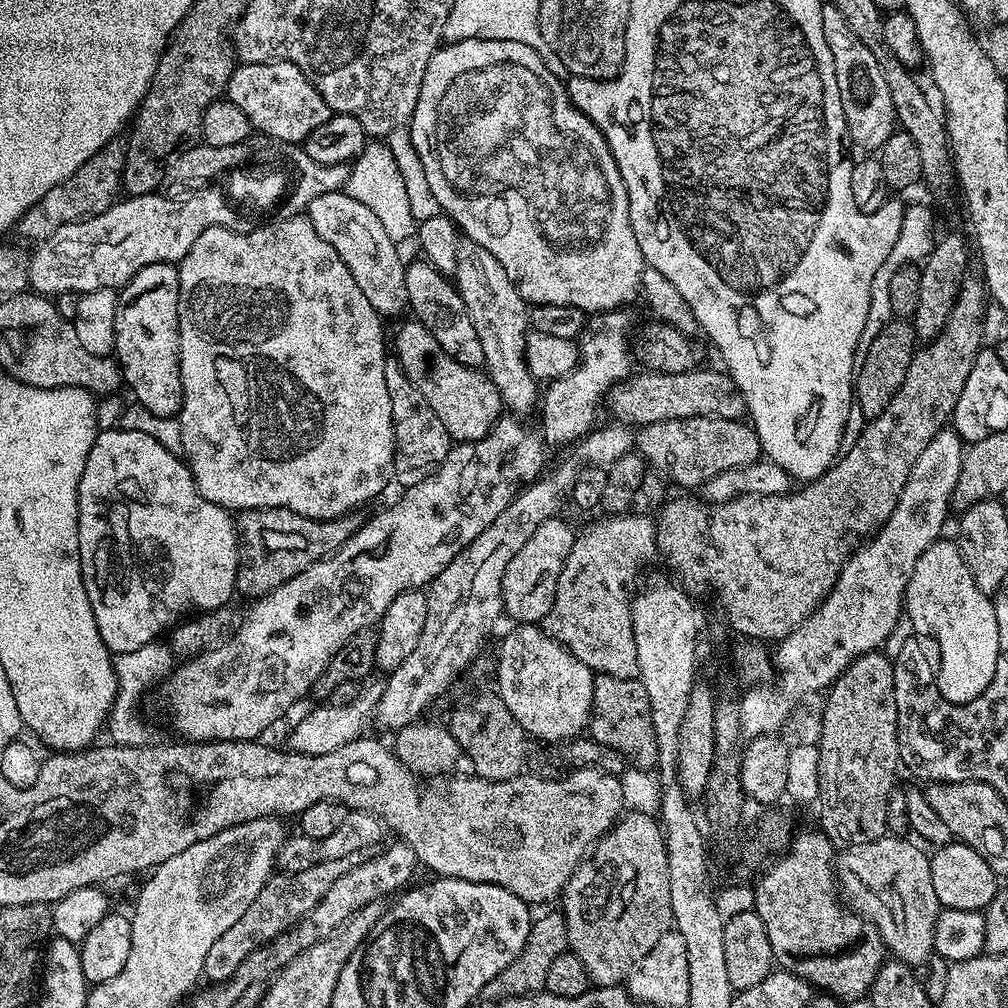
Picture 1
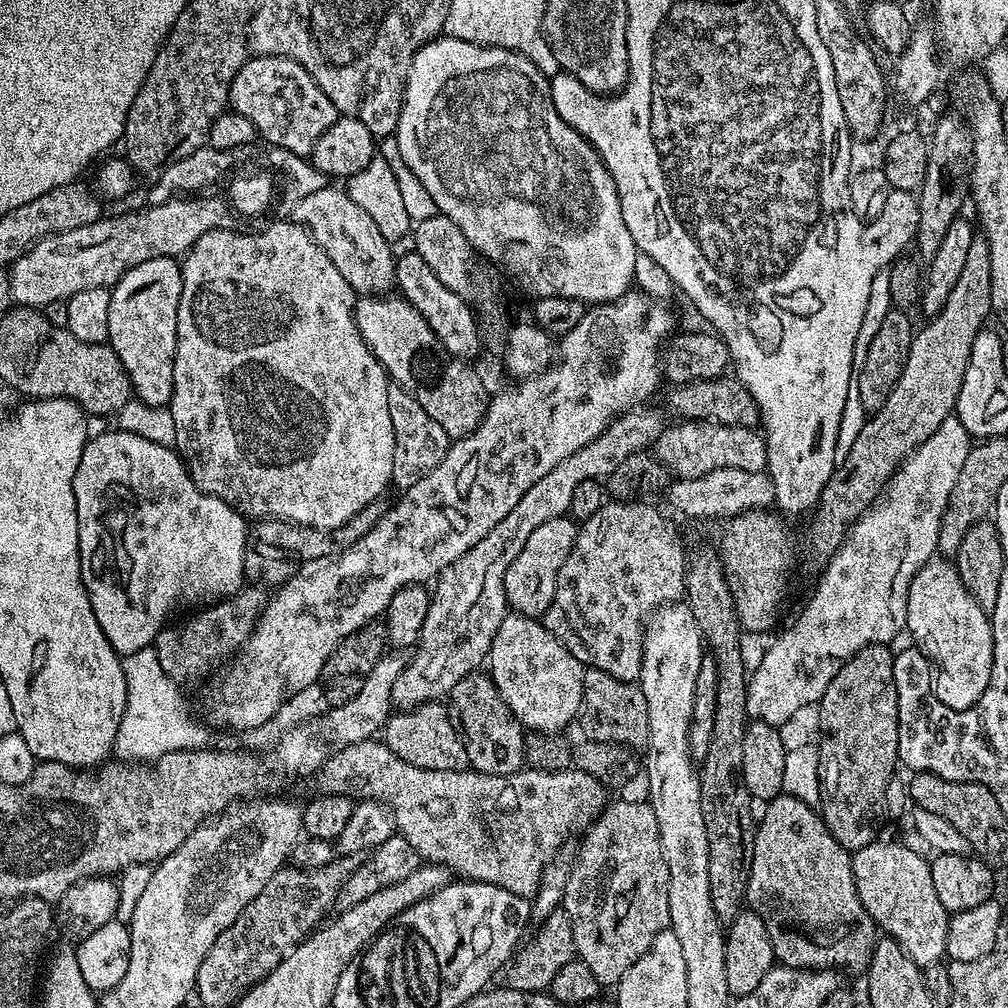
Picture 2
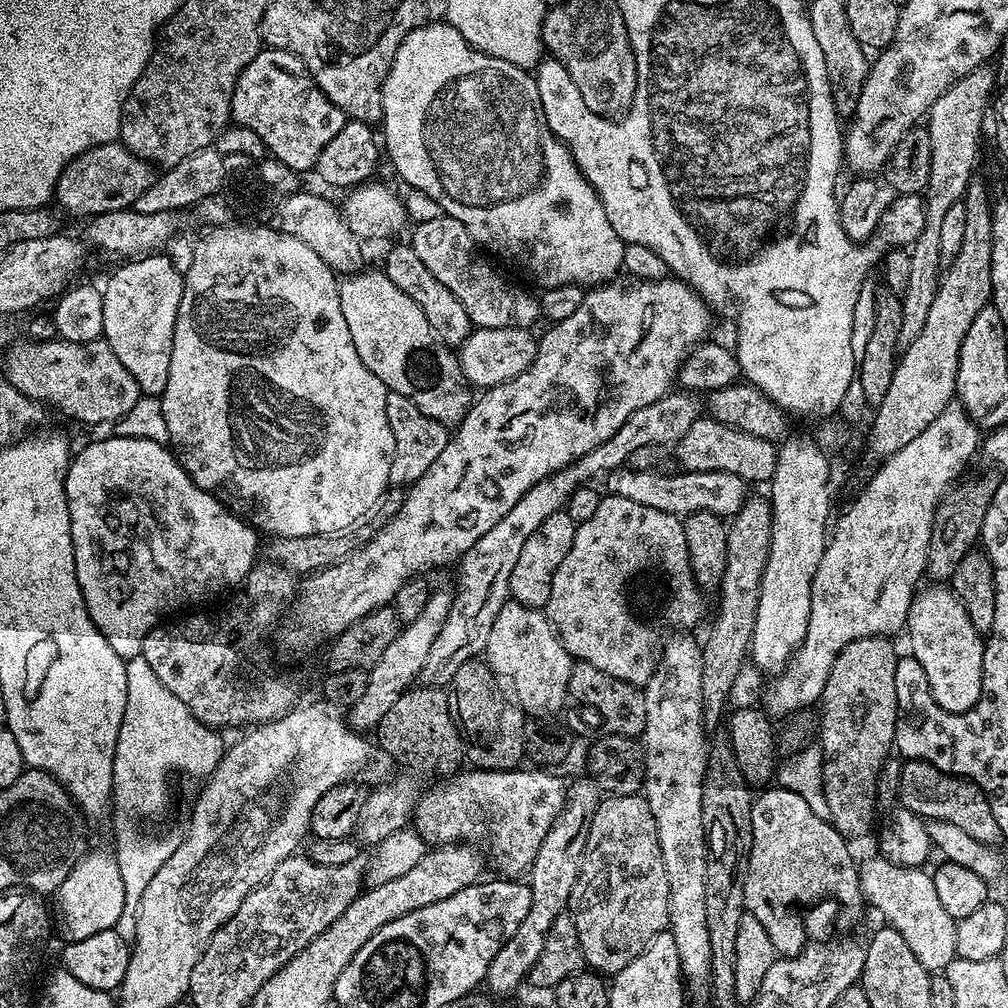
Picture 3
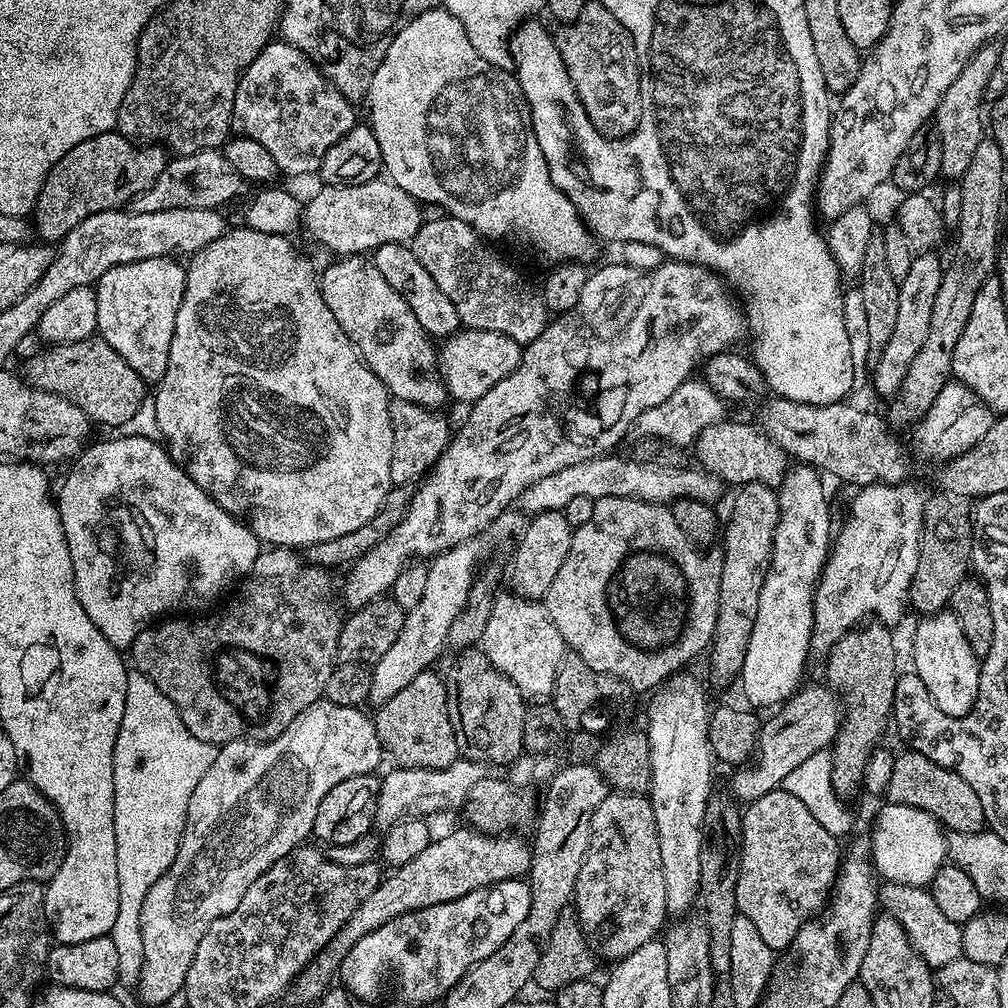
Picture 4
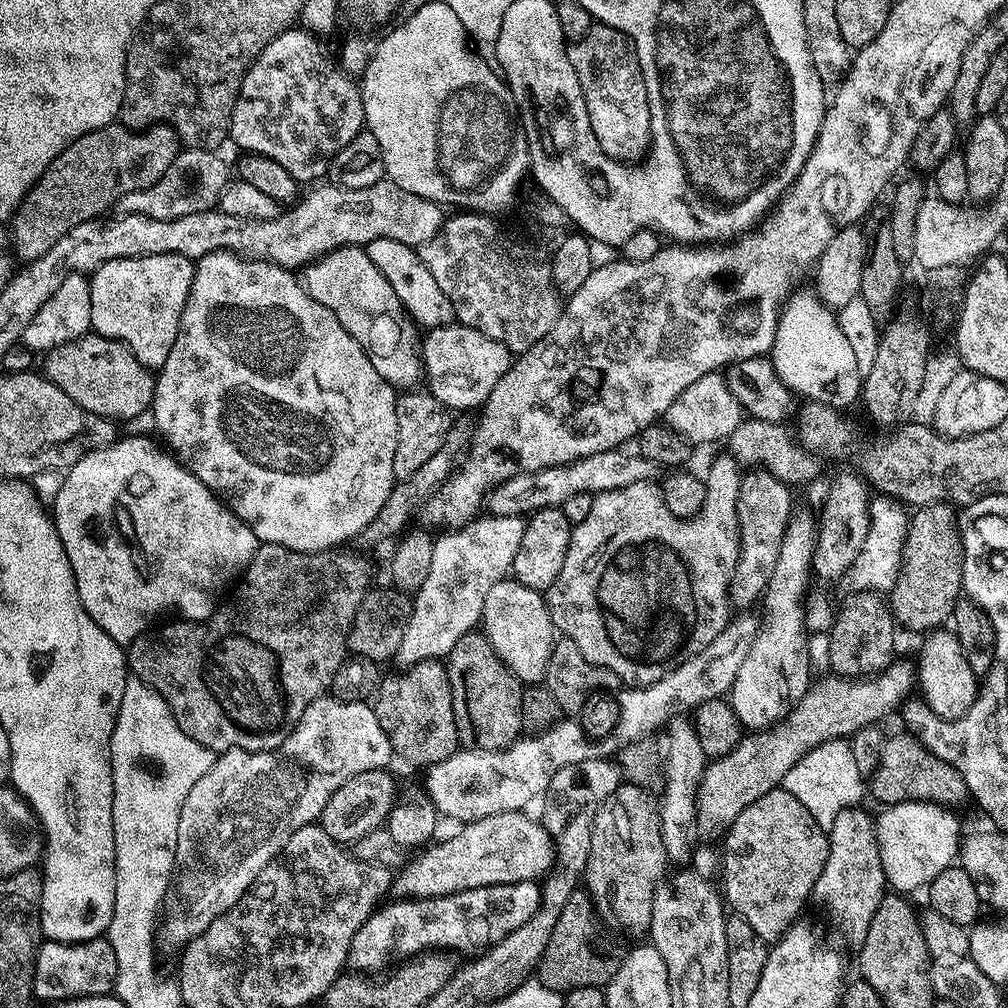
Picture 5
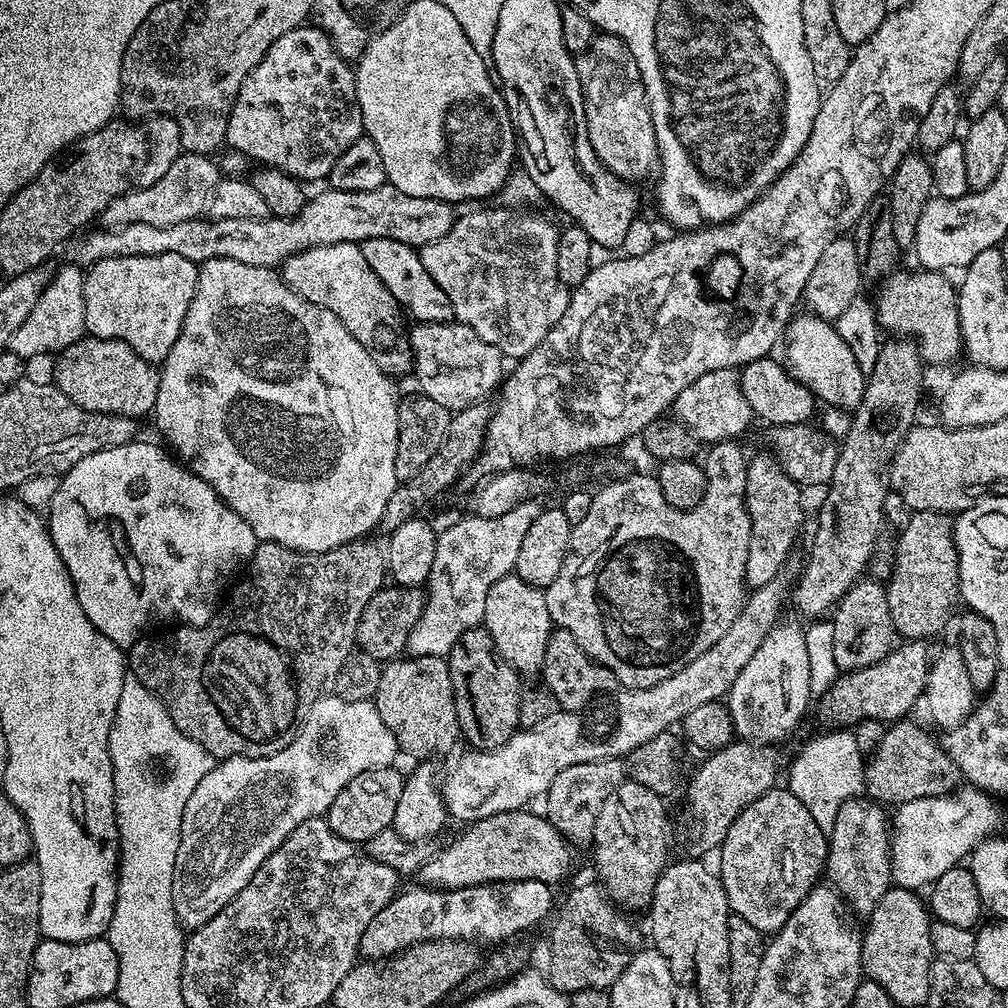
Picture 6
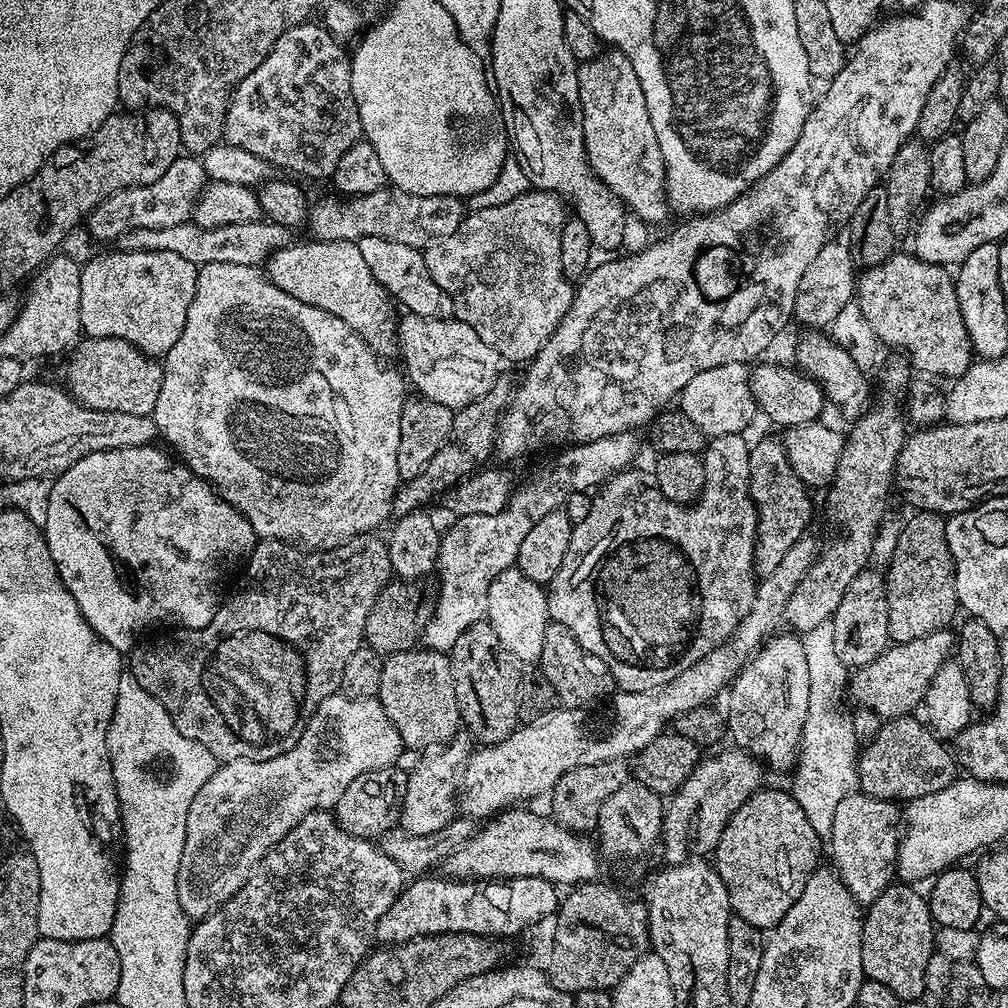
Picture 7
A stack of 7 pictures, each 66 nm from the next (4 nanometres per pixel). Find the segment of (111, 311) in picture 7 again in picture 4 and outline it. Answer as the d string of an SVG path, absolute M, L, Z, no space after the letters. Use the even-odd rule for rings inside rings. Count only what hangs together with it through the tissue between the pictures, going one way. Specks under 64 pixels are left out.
M159 256L142 262L130 262L122 266L114 266L102 274L94 287L98 298L98 326L99 339L105 340L130 366L134 366L145 385L155 386L166 374L166 366L170 362L170 342L174 338L174 322L178 314L178 306L182 306L184 297L184 278L186 268L183 263L175 264L175 259Z

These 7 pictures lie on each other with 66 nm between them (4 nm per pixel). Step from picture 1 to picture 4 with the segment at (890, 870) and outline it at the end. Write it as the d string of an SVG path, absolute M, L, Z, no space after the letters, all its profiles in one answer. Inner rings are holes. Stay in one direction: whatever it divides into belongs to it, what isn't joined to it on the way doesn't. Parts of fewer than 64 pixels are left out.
M884 882L879 885L878 900L885 913L902 922L910 942L928 963L929 968L938 970L946 966L946 962L952 962L964 954L963 927L950 922L950 918L942 914L938 902L934 902L931 891L927 887L918 884Z

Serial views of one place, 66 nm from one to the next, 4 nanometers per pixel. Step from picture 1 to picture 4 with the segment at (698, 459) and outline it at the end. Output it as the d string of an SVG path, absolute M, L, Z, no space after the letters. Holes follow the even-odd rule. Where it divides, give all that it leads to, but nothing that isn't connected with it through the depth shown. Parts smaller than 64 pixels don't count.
M725 418L714 426L706 426L706 430L702 430L702 434L696 439L694 451L700 459L699 467L720 477L725 485L739 486L757 480L779 489L784 475L788 473L790 457L778 442L774 442L755 423L731 424L730 420Z

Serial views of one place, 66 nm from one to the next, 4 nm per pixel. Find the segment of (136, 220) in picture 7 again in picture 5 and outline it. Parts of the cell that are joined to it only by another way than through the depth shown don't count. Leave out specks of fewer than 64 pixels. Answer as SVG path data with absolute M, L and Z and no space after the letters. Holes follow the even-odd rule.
M185 147L174 158L174 162L170 162L170 170L166 170L166 174L162 174L154 186L126 194L116 203L115 211L159 220L186 218L186 214L213 211L219 205L220 195L230 183L230 164L216 155L220 154L207 148Z

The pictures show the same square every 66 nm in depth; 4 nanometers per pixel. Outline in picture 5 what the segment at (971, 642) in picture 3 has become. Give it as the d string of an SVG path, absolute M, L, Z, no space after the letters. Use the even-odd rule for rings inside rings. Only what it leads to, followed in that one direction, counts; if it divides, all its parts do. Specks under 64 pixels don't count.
M933 630L923 637L924 645L920 648L920 668L918 664L918 688L921 688L922 699L928 703L930 710L947 720L957 720L966 715L978 695L978 677L970 670L962 646L951 630Z

